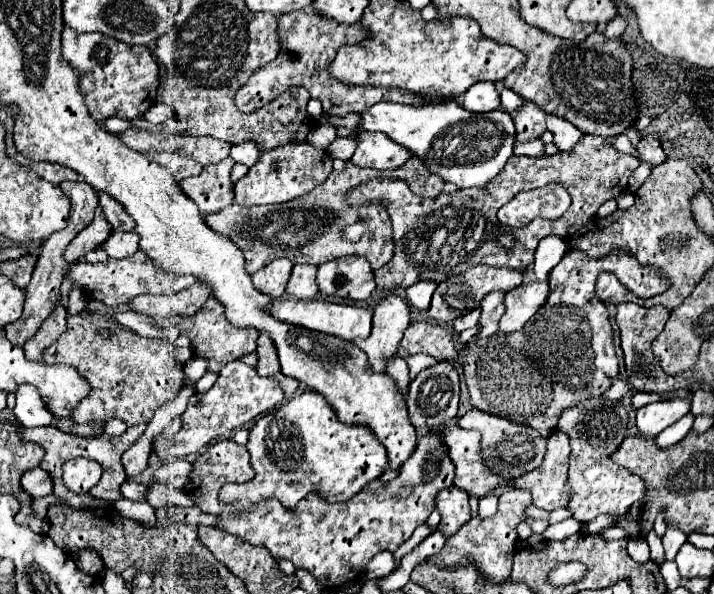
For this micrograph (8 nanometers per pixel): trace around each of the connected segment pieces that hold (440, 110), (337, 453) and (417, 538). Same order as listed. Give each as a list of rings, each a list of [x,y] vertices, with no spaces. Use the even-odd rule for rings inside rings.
[[[440,101],[428,105],[406,103],[376,103],[362,113],[362,125],[358,129],[380,131],[394,143],[416,155],[428,171],[440,175],[444,181],[454,183],[458,189],[486,185],[504,167],[512,155],[514,145],[514,121],[510,113],[496,109],[484,115],[476,115],[456,101]],[[462,123],[462,131],[454,139],[454,125]]]
[[[304,391],[302,395],[296,395],[288,403],[280,405],[276,411],[264,415],[250,431],[250,439],[246,443],[246,449],[250,451],[250,461],[254,465],[256,477],[248,483],[228,483],[220,489],[218,501],[230,507],[248,509],[268,497],[276,497],[286,509],[294,509],[298,501],[302,501],[308,493],[316,491],[328,501],[344,501],[356,495],[364,483],[378,479],[388,463],[386,447],[378,441],[378,437],[366,427],[366,425],[348,425],[340,423],[332,407],[326,403],[326,399],[316,391]]]
[[[418,526],[412,536],[406,540],[395,552],[394,557],[396,559],[396,567],[399,567],[401,559],[404,555],[412,551],[416,545],[420,544],[432,531],[435,531],[436,528],[432,529],[428,526]]]

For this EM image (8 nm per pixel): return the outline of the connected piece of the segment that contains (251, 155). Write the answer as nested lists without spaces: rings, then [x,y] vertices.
[[[248,141],[248,143],[240,143],[240,145],[232,145],[230,157],[236,163],[242,163],[246,167],[252,167],[256,163],[256,159],[260,157],[260,151],[256,149],[256,145],[252,141]]]

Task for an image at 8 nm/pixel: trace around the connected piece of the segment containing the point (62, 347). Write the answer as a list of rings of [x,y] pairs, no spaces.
[[[82,311],[74,317],[68,317],[66,333],[44,351],[44,363],[48,365],[70,365],[78,369],[78,373],[88,381],[90,393],[82,399],[78,409],[72,409],[74,423],[92,423],[106,421],[110,417],[122,419],[126,425],[148,423],[154,411],[166,403],[170,403],[178,391],[186,385],[184,381],[184,365],[178,363],[170,351],[170,341],[164,339],[146,339],[128,331],[120,323],[116,323],[110,315],[98,315],[90,311]]]

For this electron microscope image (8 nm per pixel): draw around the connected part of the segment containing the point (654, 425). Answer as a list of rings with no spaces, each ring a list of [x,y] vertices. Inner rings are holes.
[[[670,399],[650,403],[636,411],[636,427],[642,437],[656,437],[660,431],[682,419],[690,411],[690,399]]]

